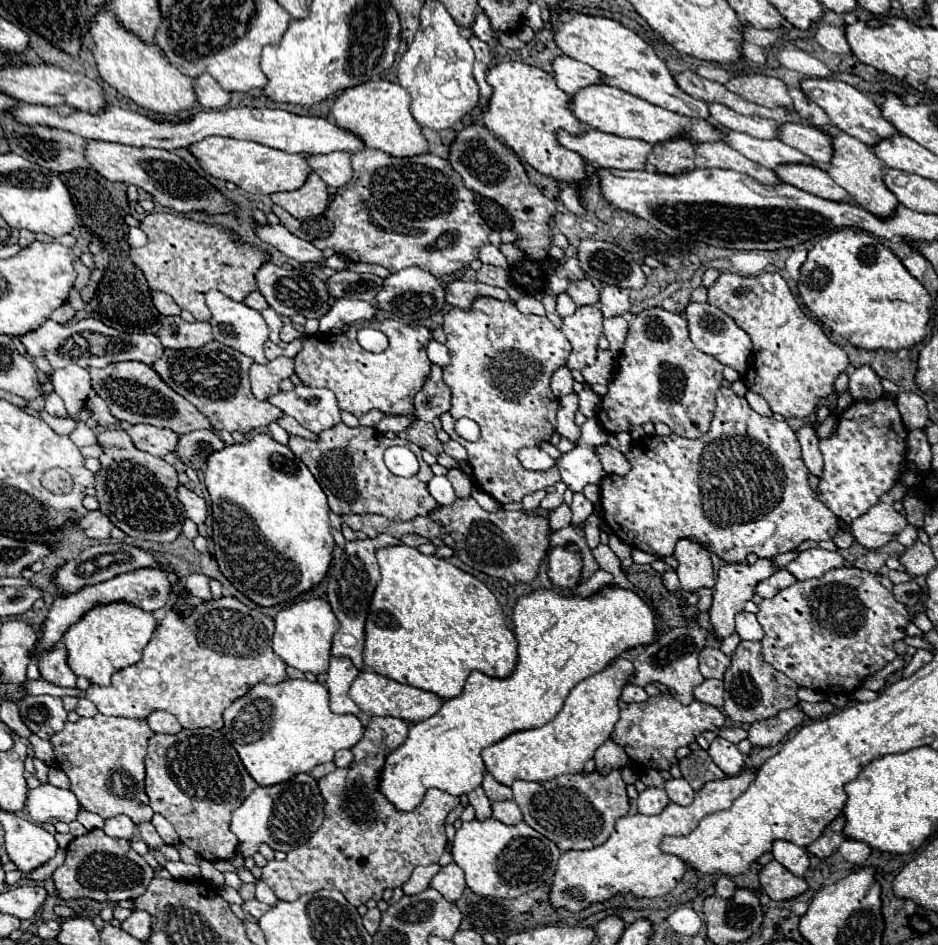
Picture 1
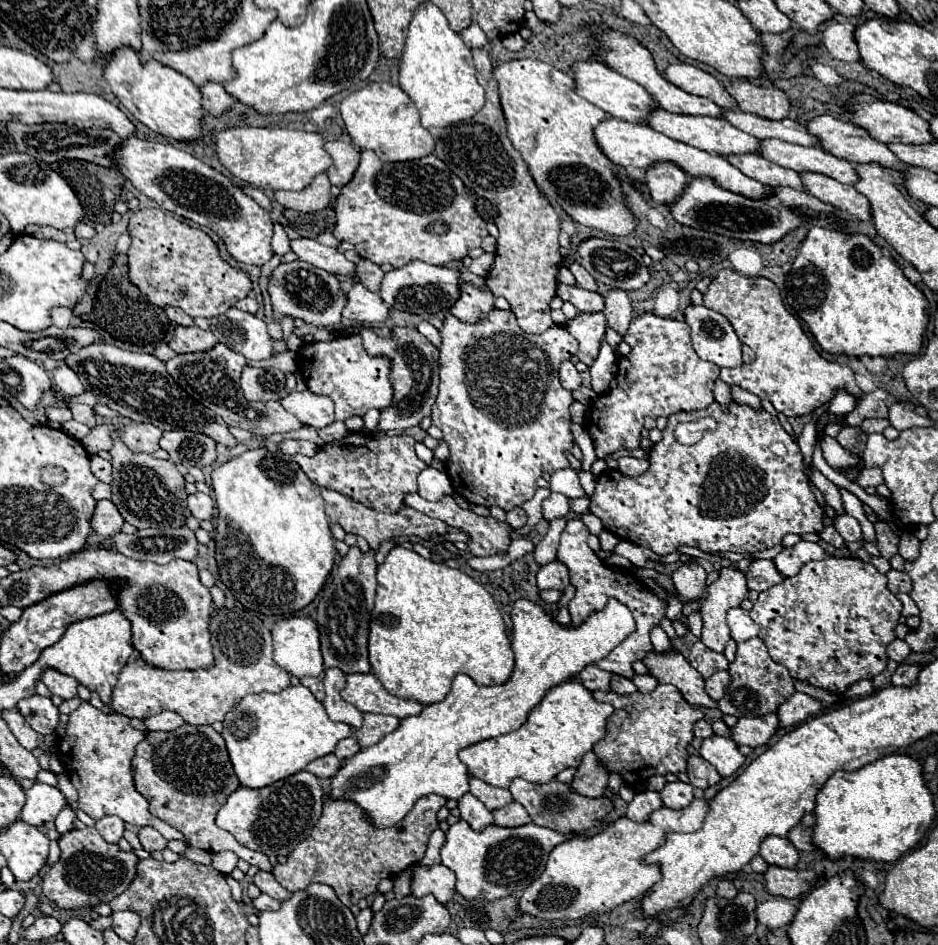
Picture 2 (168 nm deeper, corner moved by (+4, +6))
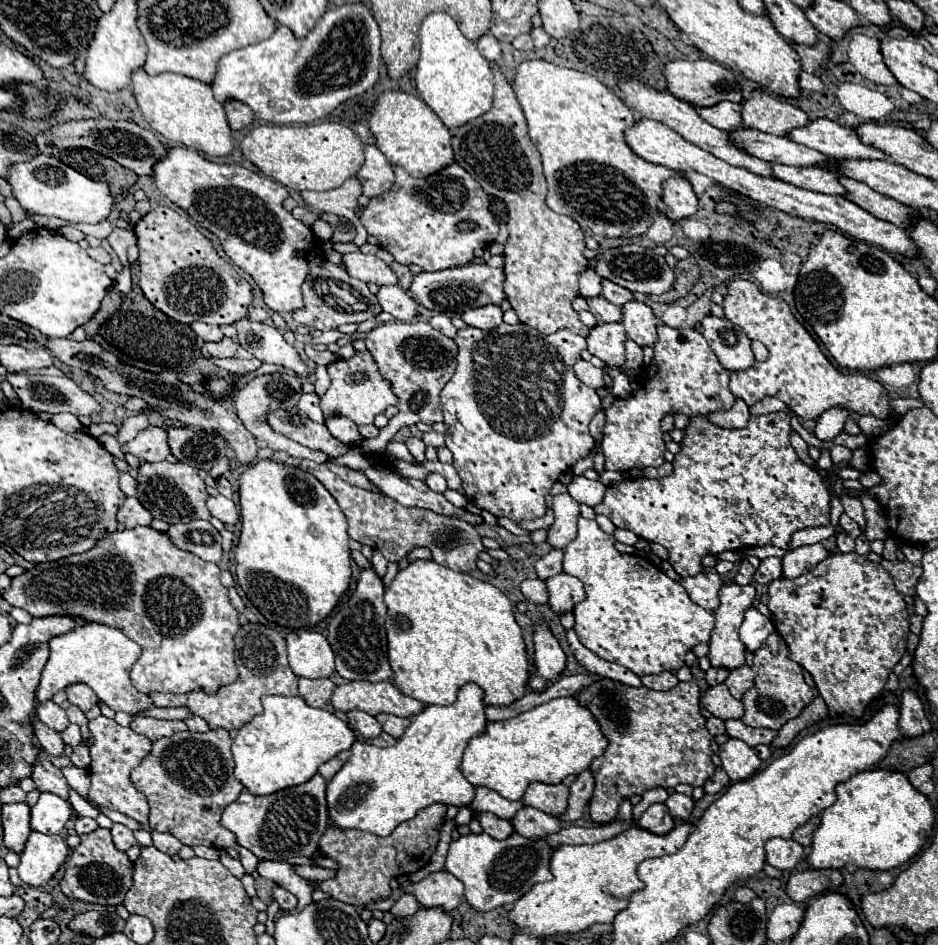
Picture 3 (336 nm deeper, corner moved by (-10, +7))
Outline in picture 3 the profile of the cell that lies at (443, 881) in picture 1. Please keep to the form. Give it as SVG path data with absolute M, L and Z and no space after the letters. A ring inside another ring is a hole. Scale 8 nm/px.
M435 871L419 883L411 883L407 887L405 877L399 877L399 881L401 889L415 895L423 907L443 907L445 911L451 911L461 903L463 897L463 883L447 871Z

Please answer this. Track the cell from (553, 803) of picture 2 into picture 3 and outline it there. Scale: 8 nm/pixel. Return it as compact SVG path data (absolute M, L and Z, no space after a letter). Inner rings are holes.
M531 783L523 795L523 803L535 809L541 809L553 817L559 817L567 811L567 799L569 799L569 787L559 785L547 785L547 783Z

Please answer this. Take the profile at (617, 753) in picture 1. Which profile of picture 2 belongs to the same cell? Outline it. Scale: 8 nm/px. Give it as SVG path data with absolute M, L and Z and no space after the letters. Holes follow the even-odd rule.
M587 752L569 786L573 792L577 792L581 796L599 798L603 794L603 790L607 788L607 778L609 778L607 774L609 772L599 764L595 754Z

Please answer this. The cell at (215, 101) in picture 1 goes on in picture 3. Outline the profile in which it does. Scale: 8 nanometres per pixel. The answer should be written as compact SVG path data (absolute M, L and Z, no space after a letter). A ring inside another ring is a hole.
M229 99L229 101L225 101L223 107L225 107L225 115L227 115L227 121L229 121L231 129L243 129L253 121L251 107L241 103L241 101Z

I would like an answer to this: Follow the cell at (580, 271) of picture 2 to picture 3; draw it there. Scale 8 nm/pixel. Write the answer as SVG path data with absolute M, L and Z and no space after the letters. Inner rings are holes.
M601 279L601 285L603 285L601 295L603 295L607 301L615 303L617 307L623 307L627 301L631 301L631 299L633 299L633 293L631 293L631 291L627 291L627 289L623 289L623 287L615 285L613 281Z

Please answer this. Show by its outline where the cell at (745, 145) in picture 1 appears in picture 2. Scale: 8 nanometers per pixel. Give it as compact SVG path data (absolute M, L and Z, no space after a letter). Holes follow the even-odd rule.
M763 140L759 154L769 162L775 162L783 168L791 168L795 172L825 174L849 186L859 182L859 174L855 172L853 162L837 158L825 152L823 148L805 148L781 140Z

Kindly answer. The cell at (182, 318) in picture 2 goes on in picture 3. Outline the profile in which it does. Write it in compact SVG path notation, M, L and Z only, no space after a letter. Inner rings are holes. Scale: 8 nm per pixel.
M195 321L191 327L203 341L221 341L223 339L223 333L217 325L207 325L203 321Z

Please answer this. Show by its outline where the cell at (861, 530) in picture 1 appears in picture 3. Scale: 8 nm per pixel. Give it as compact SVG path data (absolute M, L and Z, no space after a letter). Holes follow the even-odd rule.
M841 515L841 519L839 519L839 525L843 527L843 531L849 535L849 537L853 537L853 539L859 539L861 535L863 535L863 531L861 531L861 527L849 517L849 515Z

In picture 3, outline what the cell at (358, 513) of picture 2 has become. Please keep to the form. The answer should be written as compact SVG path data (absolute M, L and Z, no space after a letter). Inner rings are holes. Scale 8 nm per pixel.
M301 461L299 467L313 473L327 487L327 491L337 499L349 523L349 529L347 529L349 537L363 545L379 549L387 561L399 563L415 545L423 545L431 549L433 561L439 565L445 565L453 571L463 571L463 573L475 569L475 561L477 561L477 555L483 551L483 545L473 525L461 519L437 515L427 509L415 509L415 507L407 509L397 501L387 499L385 495L377 495L345 483L335 473L331 473L325 465L319 465L319 463Z

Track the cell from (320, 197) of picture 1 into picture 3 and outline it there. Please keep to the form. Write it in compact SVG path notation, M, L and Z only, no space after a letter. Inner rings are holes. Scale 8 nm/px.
M355 177L347 179L341 187L331 189L331 191L301 191L299 193L303 203L315 211L325 211L325 213L335 213L351 219L355 215L357 197L361 195L361 185Z

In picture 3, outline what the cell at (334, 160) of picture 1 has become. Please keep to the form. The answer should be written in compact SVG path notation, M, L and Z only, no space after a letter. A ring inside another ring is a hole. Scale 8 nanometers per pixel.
M365 145L363 153L365 153L365 163L357 173L357 179L363 187L363 195L375 197L393 185L395 175L389 161L375 145Z

